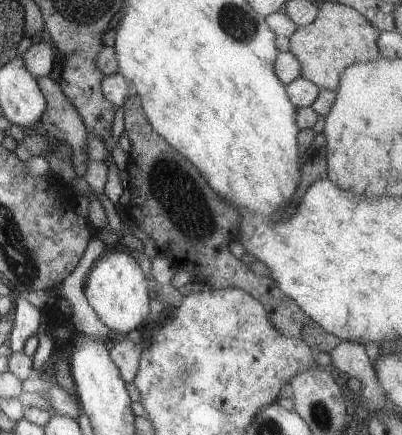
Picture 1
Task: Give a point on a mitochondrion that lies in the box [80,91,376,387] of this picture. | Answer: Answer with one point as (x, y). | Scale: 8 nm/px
(185, 372)

